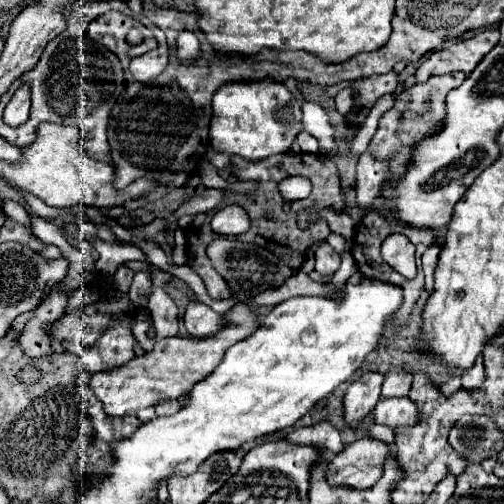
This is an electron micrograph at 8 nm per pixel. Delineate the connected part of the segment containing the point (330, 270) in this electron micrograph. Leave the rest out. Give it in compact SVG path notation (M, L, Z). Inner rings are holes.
M325 241L319 243L319 249L315 253L315 269L317 269L317 273L323 275L323 277L331 277L339 269L339 265L341 265L339 253L335 253L333 247L327 245Z

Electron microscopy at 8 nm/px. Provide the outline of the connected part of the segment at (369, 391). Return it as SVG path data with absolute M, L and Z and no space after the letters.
M363 373L355 383L349 385L343 407L345 407L345 423L351 429L359 429L359 423L375 409L379 395L381 395L381 383L383 375L381 373Z

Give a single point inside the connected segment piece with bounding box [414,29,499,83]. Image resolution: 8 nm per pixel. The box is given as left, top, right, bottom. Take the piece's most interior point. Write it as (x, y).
(464, 56)

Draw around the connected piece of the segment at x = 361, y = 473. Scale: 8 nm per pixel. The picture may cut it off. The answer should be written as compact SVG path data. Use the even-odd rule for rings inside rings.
M359 439L347 445L339 455L327 463L327 481L333 487L351 487L351 489L369 489L383 475L383 463L387 457L389 445L377 439Z

